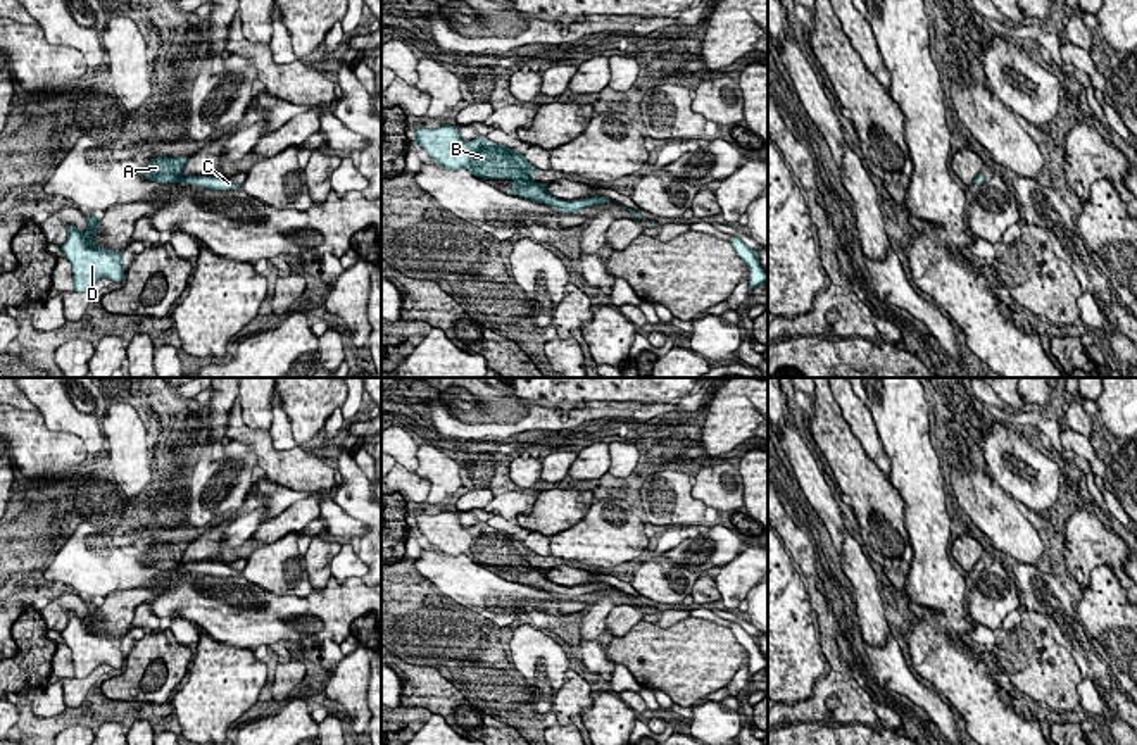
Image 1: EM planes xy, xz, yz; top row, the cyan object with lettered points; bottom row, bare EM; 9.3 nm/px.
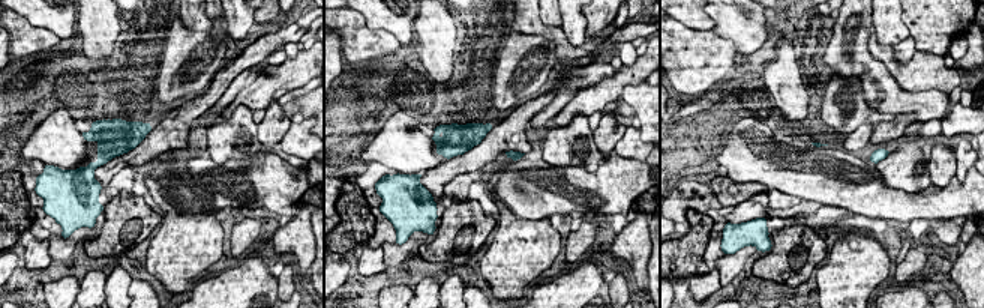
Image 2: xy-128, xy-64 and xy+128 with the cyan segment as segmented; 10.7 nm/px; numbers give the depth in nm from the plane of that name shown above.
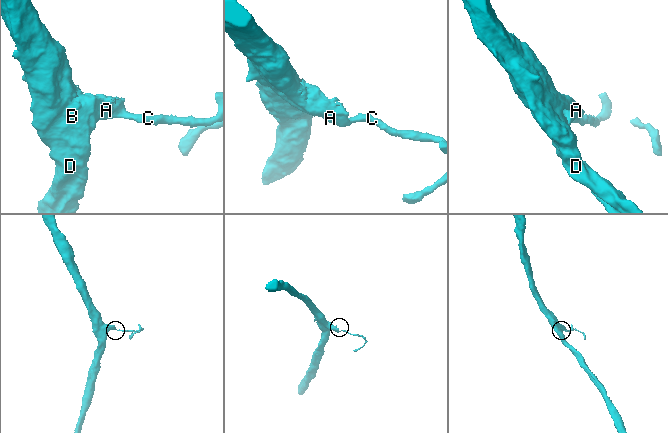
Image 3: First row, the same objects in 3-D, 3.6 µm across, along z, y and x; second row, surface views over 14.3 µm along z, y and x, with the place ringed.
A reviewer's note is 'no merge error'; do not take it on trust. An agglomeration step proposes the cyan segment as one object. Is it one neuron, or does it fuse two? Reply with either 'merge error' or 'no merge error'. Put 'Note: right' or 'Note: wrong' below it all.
no merge error
Note: right

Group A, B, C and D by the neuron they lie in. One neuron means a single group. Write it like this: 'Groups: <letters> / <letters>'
Groups: A B C D

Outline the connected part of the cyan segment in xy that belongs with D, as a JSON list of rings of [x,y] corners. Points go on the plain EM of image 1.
[[[90,598],[85,617],[79,617],[74,610],[67,610],[67,626],[60,631],[60,636],[72,652],[74,678],[86,678],[102,664],[109,664],[114,669],[124,666],[121,652],[122,638],[105,636],[93,629],[98,609]]]

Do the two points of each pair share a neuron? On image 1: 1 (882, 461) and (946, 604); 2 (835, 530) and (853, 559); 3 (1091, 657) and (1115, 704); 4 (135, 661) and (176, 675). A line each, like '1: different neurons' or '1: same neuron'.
1: different neurons
2: different neurons
3: different neurons
4: same neuron

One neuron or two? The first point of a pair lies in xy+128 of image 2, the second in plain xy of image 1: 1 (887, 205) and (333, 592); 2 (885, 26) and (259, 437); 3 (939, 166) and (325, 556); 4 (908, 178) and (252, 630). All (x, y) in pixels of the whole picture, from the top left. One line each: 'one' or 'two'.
1: one
2: two
3: one
4: two

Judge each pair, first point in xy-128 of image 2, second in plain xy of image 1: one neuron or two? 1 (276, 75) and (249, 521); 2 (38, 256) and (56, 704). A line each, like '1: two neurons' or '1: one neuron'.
1: two neurons
2: one neuron

